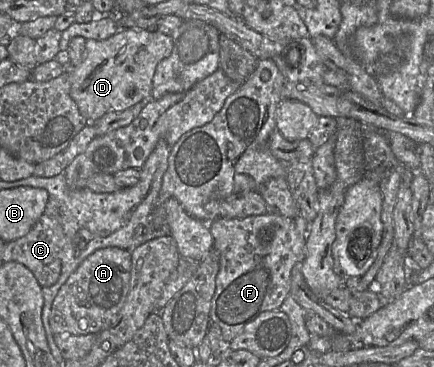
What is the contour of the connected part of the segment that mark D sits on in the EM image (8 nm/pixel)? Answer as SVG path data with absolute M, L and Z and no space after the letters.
M121 29L105 40L86 39L83 60L69 67L70 96L80 114L94 123L109 112L123 111L151 99L157 65L173 51L169 35L147 29Z

